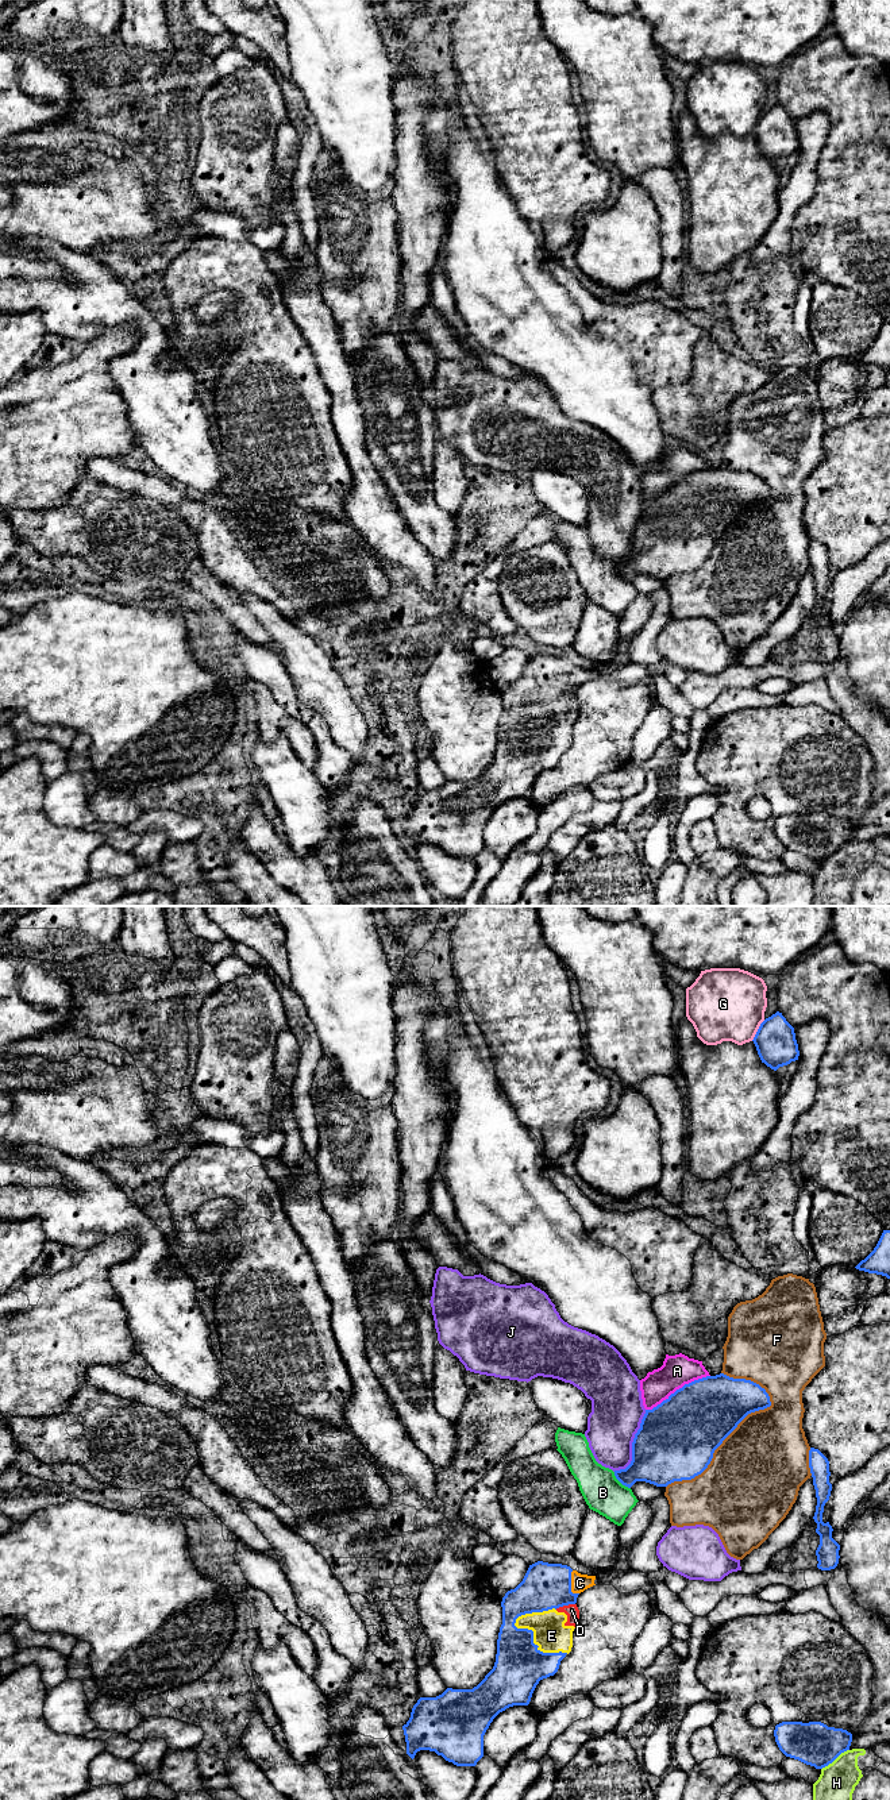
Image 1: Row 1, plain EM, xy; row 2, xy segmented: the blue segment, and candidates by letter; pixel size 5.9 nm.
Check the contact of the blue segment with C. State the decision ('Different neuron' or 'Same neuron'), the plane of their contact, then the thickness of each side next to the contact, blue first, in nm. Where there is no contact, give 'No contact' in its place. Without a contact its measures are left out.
Same neuron. Touches blue in xy. Thickness 280 nm (blue) against 100 nm

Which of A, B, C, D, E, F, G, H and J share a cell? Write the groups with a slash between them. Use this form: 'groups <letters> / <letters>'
groups A / B / C D E / F / G / H / J

